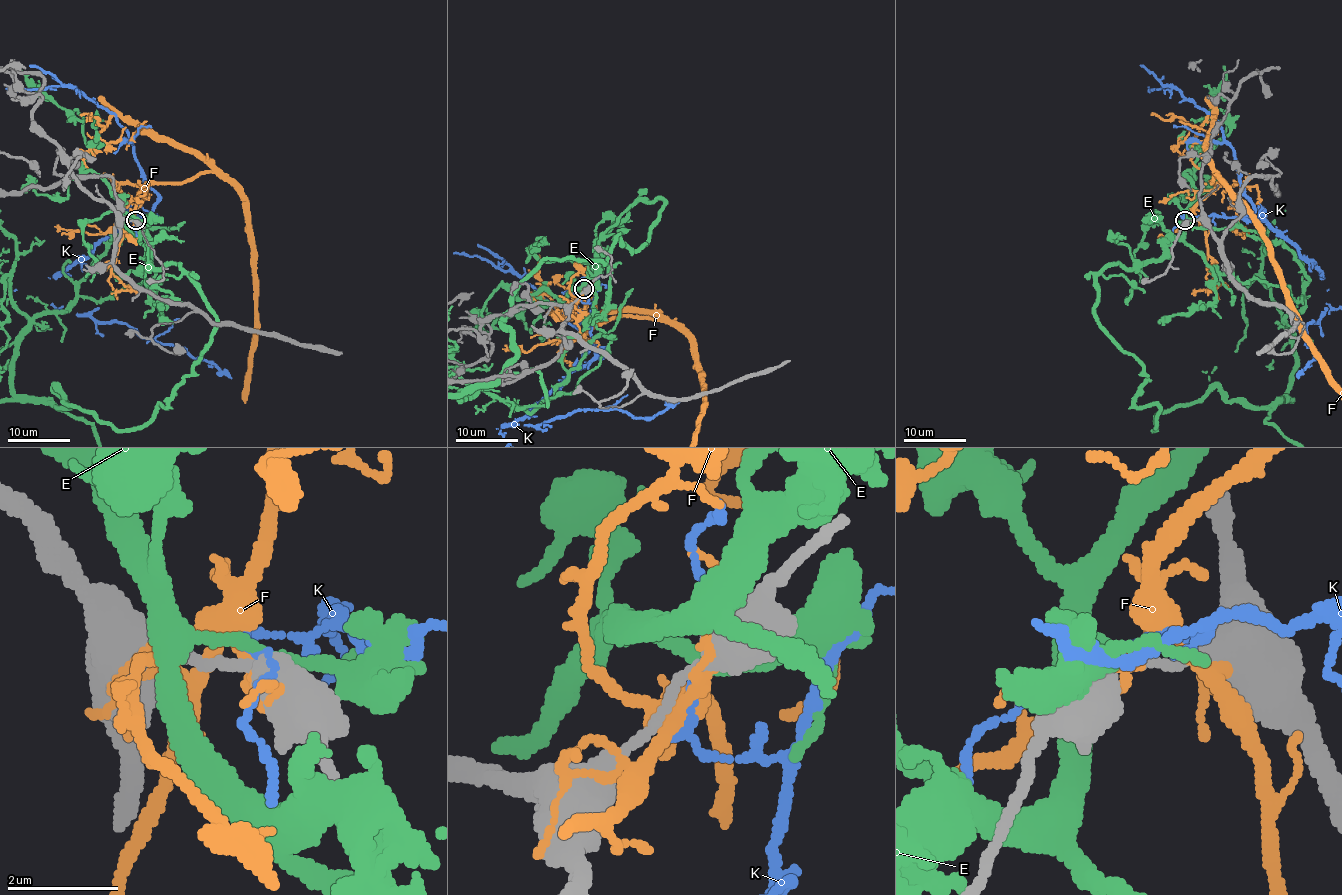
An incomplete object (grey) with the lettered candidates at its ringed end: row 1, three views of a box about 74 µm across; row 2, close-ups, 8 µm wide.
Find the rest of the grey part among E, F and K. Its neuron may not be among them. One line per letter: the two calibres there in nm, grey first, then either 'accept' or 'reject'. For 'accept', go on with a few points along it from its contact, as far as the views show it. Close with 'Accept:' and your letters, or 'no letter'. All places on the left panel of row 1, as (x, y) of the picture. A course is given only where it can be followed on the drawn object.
E: calibres 480 and 220 nm; reject
F: calibres 550 and 130 nm; reject
K: calibres 480 and 100 nm; accept
Accept: K

